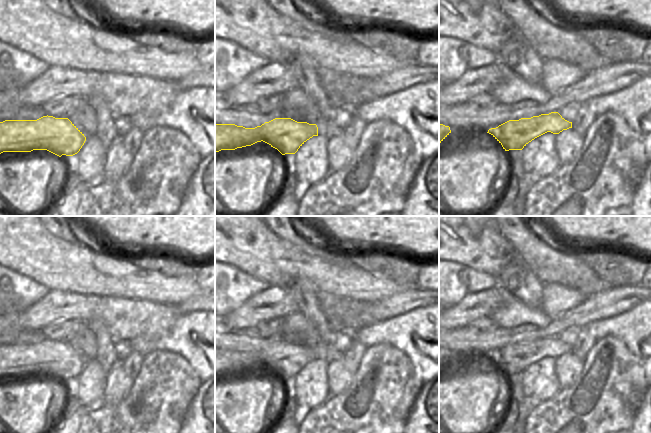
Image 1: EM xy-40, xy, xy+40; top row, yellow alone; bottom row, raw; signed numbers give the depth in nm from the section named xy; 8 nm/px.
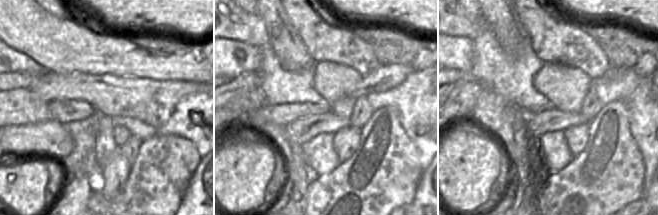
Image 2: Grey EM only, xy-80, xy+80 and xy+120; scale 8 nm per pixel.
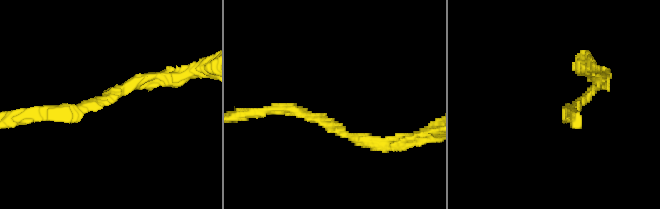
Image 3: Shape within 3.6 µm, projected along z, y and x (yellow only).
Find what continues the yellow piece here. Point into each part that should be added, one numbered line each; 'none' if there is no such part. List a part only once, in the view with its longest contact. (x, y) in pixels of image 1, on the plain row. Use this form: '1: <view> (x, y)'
none

